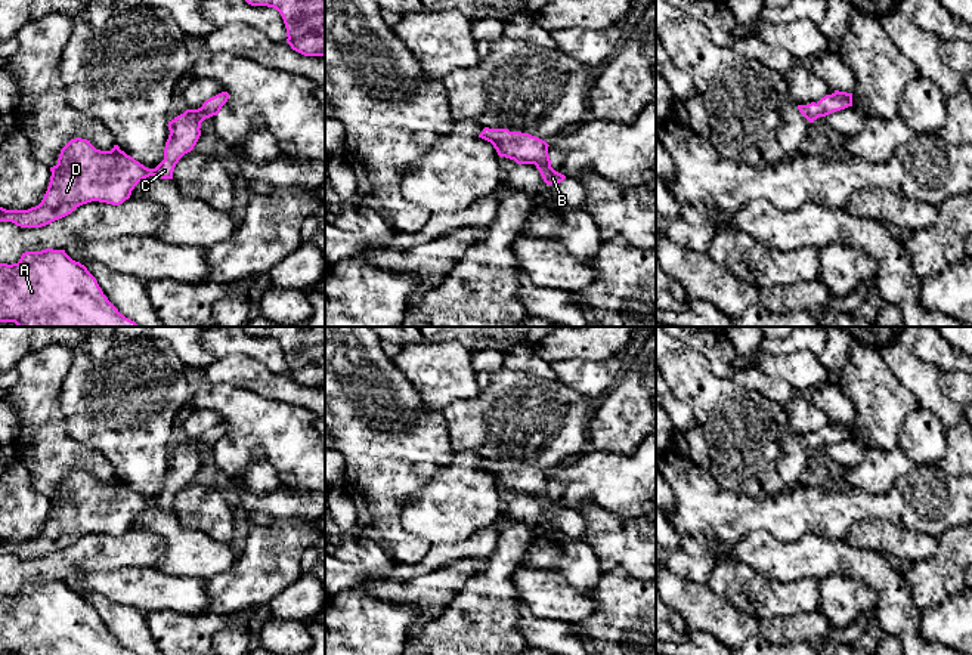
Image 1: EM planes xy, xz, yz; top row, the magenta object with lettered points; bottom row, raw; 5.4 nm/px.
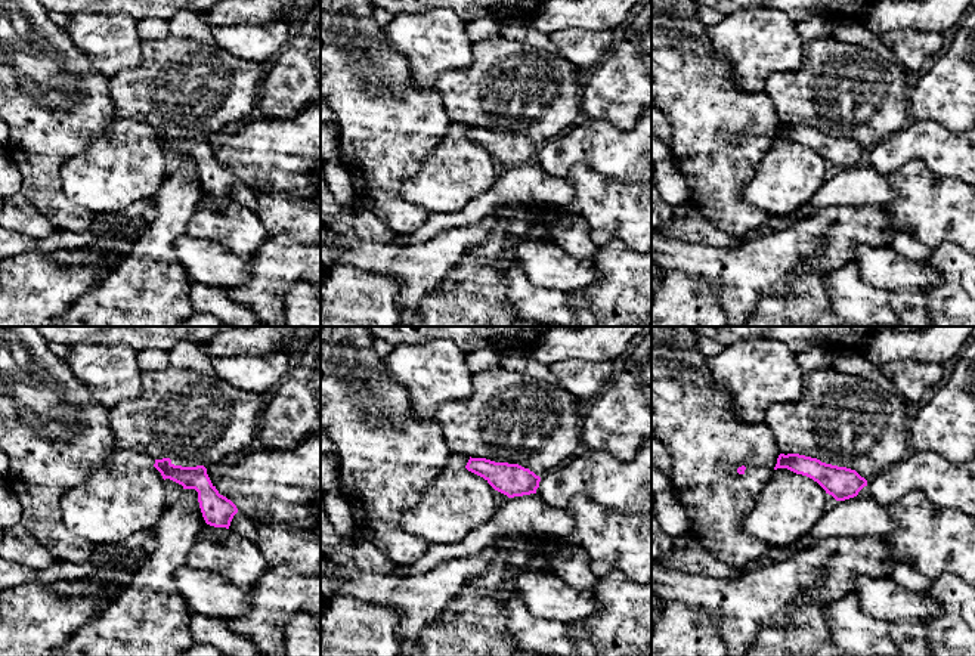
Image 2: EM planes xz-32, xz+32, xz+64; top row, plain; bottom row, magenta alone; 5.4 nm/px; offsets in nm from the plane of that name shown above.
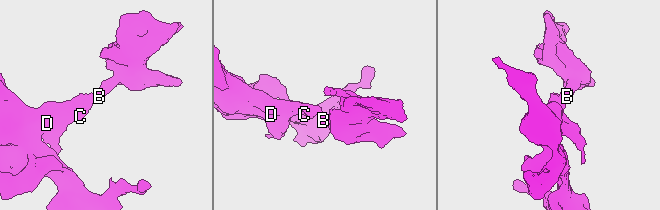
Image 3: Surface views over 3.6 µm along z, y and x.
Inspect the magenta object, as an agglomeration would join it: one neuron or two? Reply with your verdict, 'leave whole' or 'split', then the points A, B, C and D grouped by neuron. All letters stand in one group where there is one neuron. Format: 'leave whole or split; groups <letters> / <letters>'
leave whole; groups A B C D

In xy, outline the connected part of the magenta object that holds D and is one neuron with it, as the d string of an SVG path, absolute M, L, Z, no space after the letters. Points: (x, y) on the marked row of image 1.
M222 92L207 99L201 108L186 109L168 121L164 160L155 169L145 167L118 145L111 151L100 151L87 139L71 139L61 149L58 164L50 167L50 182L41 203L28 210L0 207L0 222L41 228L92 201L120 206L130 198L134 186L149 176L173 179L179 160L196 145L201 123L217 115L227 99L229 93Z

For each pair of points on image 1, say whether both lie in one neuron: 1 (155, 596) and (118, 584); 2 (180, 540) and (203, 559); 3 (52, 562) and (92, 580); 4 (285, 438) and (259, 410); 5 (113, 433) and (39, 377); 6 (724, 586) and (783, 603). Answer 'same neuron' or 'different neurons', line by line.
1: same neuron
2: same neuron
3: different neurons
4: same neuron
5: different neurons
6: same neuron

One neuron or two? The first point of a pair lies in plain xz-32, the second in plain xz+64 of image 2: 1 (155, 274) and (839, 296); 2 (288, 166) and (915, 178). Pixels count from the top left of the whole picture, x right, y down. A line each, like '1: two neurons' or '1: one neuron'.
1: two neurons
2: two neurons

